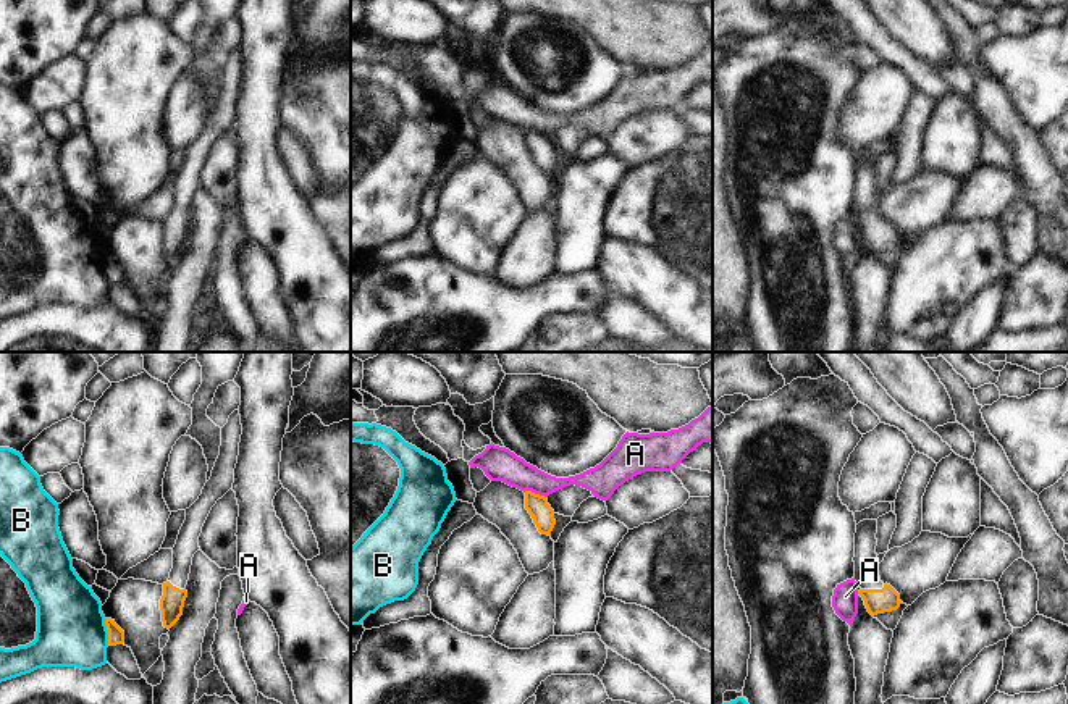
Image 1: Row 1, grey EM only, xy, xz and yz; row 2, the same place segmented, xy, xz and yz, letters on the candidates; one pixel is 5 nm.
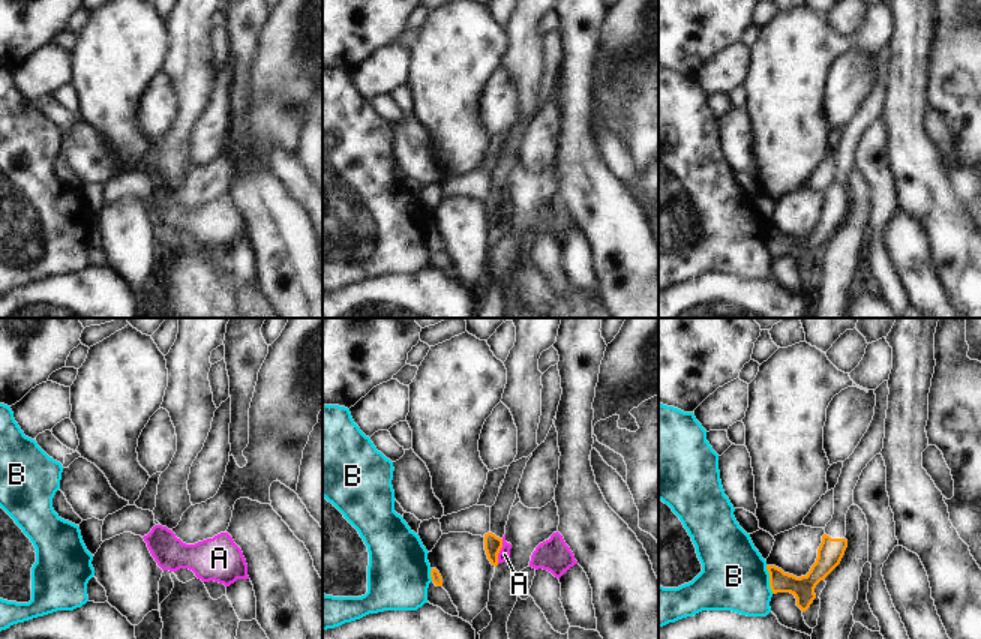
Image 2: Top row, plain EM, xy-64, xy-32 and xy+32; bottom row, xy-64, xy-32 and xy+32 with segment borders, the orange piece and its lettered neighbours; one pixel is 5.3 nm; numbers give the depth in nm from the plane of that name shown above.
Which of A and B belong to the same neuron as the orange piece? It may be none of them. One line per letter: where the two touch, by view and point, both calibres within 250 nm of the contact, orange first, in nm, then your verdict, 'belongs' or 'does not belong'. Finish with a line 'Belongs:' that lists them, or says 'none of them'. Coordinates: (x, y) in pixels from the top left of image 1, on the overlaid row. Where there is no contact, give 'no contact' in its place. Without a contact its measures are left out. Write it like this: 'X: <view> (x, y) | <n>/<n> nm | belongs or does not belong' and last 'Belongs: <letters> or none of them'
A: xz (534, 493) | 110/170 nm | does not belong
B: xy (109, 632) | 80/340 nm | does not belong
Belongs: none of them

